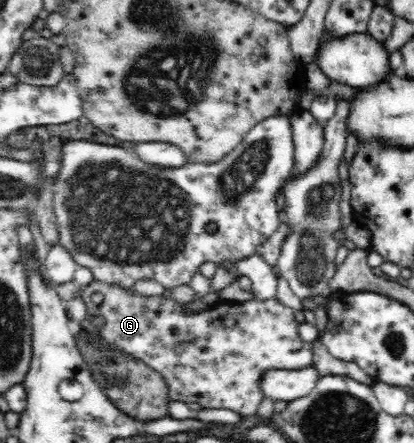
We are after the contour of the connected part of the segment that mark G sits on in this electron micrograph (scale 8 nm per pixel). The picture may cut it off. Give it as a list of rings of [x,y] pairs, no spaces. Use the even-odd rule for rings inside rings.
[[[98,280],[92,281],[90,284],[80,291],[80,297],[85,302],[88,309],[88,316],[80,322],[80,329],[83,332],[95,332],[99,336],[99,340],[107,346],[107,348],[115,348],[115,350],[121,350],[126,354],[141,360],[144,364],[147,364],[152,370],[157,370],[162,375],[162,379],[166,381],[168,385],[168,395],[170,395],[170,402],[198,402],[201,408],[226,408],[226,410],[232,410],[236,414],[243,414],[244,416],[256,415],[258,412],[258,406],[263,399],[263,393],[260,389],[260,380],[262,374],[268,372],[268,370],[294,370],[299,368],[306,368],[313,366],[313,350],[312,343],[304,342],[298,334],[298,326],[300,324],[295,320],[295,312],[292,308],[287,308],[282,305],[278,299],[272,298],[264,300],[264,302],[248,302],[248,310],[242,310],[242,304],[222,304],[218,302],[218,306],[214,308],[207,308],[204,310],[196,310],[196,312],[186,312],[186,304],[182,305],[174,301],[172,297],[161,296],[141,296],[134,292],[131,294],[128,289],[119,286],[118,284],[108,284],[106,282],[99,282]],[[95,293],[102,293],[103,301],[99,305],[92,303],[92,295]],[[100,316],[104,319],[104,326],[102,328],[96,328],[92,324],[92,317]]]

